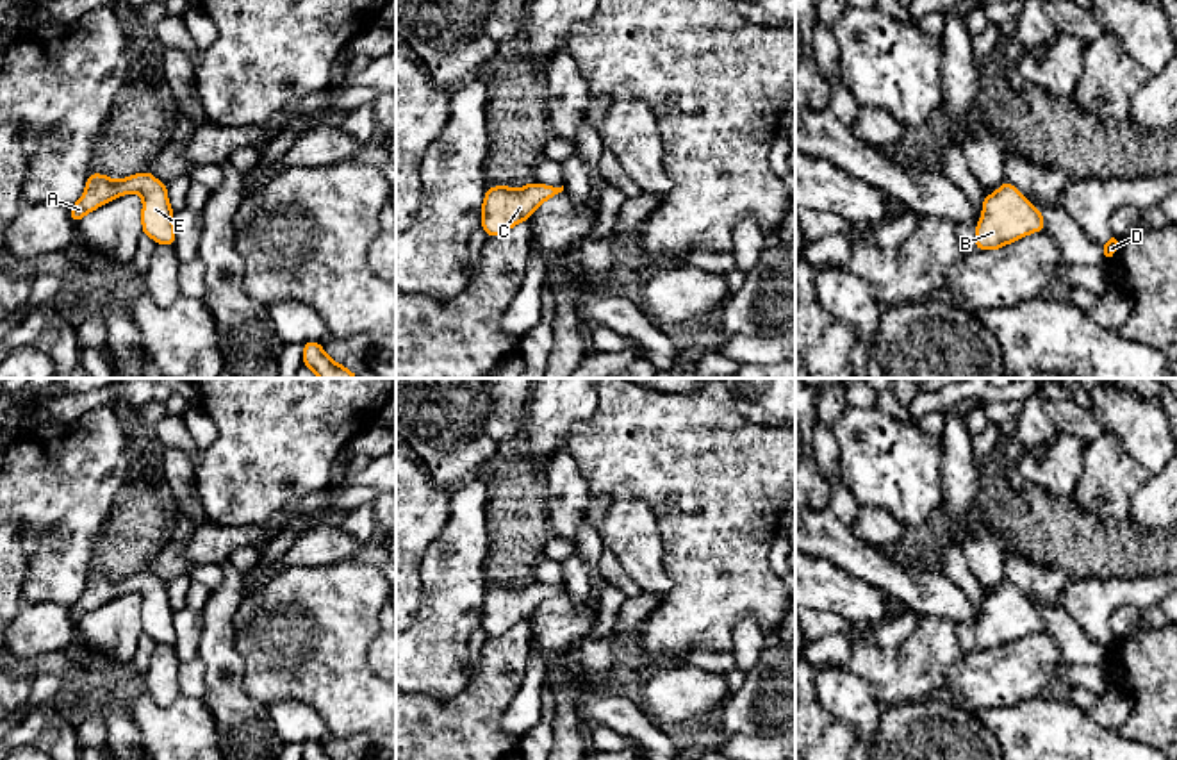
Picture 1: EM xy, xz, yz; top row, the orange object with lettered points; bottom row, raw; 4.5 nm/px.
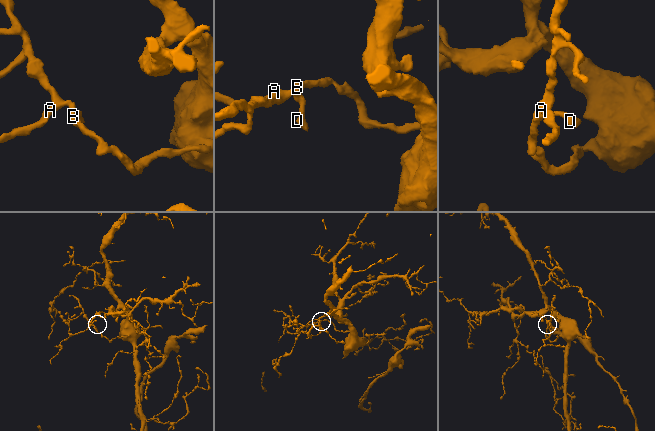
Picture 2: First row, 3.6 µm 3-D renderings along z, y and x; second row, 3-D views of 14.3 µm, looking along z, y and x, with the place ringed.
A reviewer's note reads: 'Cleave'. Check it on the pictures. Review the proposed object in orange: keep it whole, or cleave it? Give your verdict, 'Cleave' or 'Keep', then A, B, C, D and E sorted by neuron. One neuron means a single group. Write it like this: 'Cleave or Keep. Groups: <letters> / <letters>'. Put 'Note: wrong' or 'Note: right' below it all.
Keep. Groups: A B C D E
Note: wrong

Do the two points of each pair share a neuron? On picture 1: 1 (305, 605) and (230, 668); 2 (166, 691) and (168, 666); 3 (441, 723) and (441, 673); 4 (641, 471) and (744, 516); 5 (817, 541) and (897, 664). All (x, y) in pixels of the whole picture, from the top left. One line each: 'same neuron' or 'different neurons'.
1: different neurons
2: same neuron
3: different neurons
4: same neuron
5: different neurons

